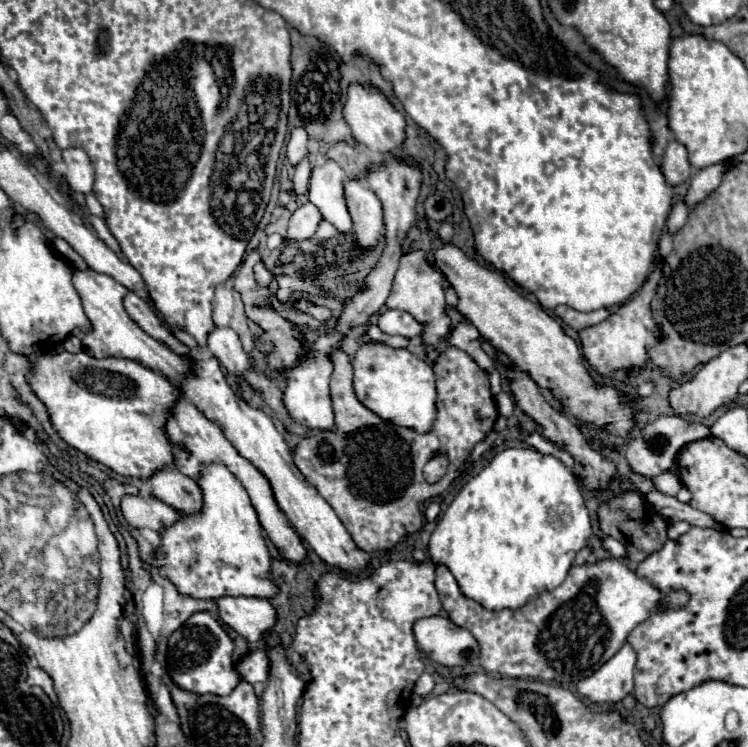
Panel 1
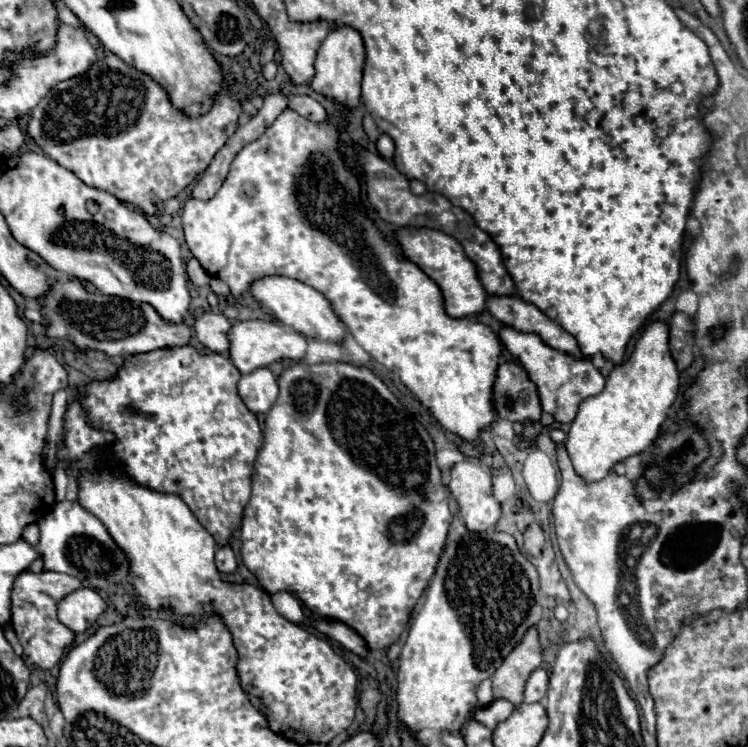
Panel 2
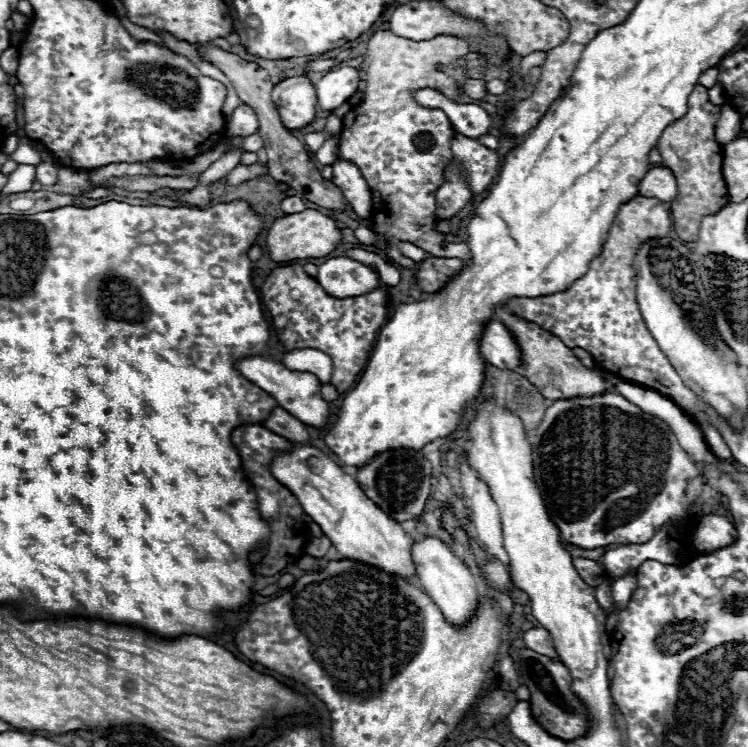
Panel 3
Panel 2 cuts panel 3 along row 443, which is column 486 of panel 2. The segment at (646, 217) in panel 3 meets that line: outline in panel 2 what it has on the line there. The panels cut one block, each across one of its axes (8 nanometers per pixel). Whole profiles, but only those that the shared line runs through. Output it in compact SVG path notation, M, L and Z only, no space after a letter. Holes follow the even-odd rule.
M498 698L494 700L492 704L488 704L486 708L478 708L472 712L472 716L476 720L480 720L484 726L488 728L496 728L498 722L506 720L510 716L510 712L514 710L514 704L510 700L504 700L504 698Z

